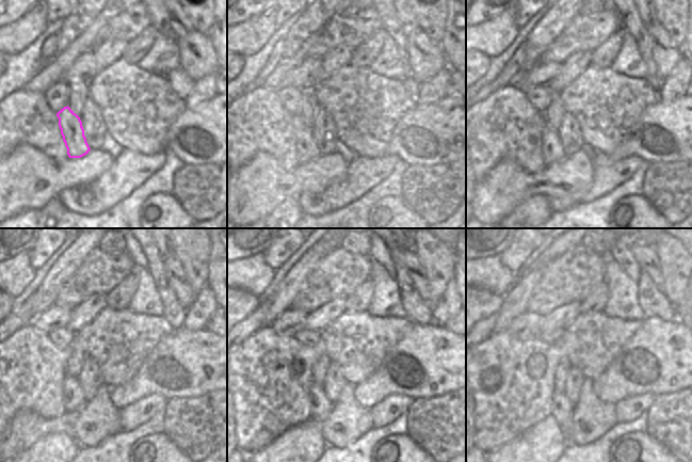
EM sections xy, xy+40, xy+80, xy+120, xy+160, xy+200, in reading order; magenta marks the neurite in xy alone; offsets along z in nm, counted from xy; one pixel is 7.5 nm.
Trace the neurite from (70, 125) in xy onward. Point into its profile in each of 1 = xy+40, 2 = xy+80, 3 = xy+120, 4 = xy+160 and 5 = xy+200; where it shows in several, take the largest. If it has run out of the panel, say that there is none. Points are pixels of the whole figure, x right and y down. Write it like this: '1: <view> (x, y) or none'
1: xy+40 (310, 145)
2: xy+80 (552, 150)
3: xy+120 (74, 399)
4: xy+160 (320, 405)
5: xy+200 (561, 408)

